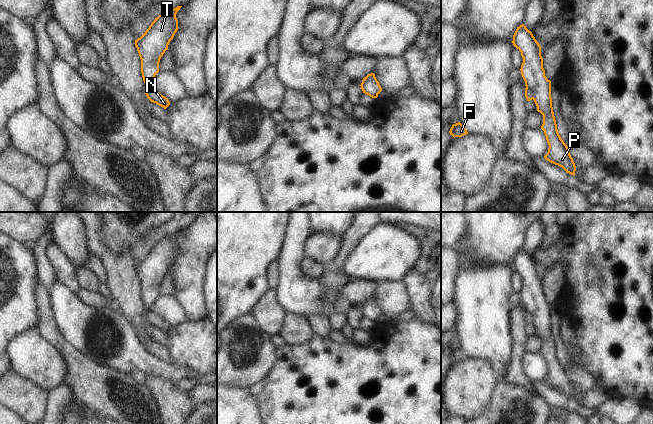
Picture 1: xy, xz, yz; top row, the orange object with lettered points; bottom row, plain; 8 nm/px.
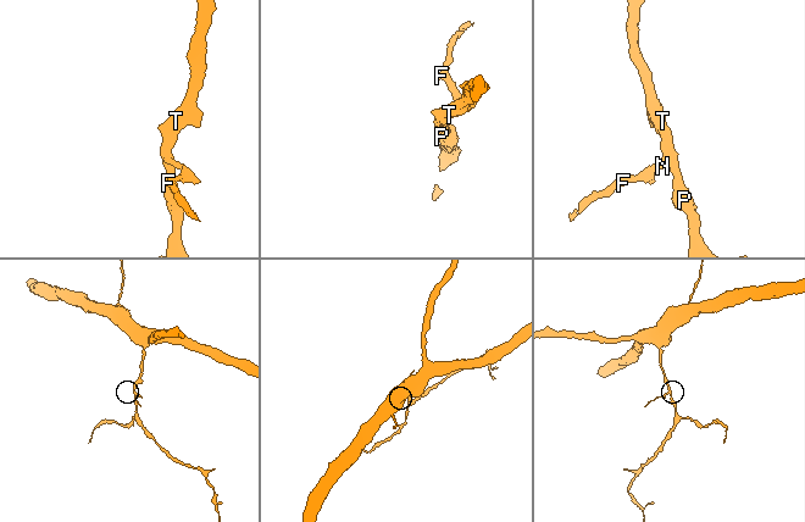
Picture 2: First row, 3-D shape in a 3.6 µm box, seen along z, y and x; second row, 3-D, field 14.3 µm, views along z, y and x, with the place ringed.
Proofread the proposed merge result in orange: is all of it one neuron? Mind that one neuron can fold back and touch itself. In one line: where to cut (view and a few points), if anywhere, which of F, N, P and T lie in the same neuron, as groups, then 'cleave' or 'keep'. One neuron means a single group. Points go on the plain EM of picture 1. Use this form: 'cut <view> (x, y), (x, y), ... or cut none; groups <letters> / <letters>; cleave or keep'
cut yz (526, 310), (532, 316), (533, 322); groups F N / P T; cleave

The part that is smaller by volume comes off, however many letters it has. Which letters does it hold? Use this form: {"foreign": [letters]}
{"foreign": ["F", "N"]}

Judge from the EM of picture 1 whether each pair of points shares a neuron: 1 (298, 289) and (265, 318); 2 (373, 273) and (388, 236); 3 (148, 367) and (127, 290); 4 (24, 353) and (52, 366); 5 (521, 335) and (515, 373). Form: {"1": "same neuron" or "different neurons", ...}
{"1": "different neurons", "2": "same neuron", "3": "different neurons", "4": "same neuron", "5": "same neuron"}

